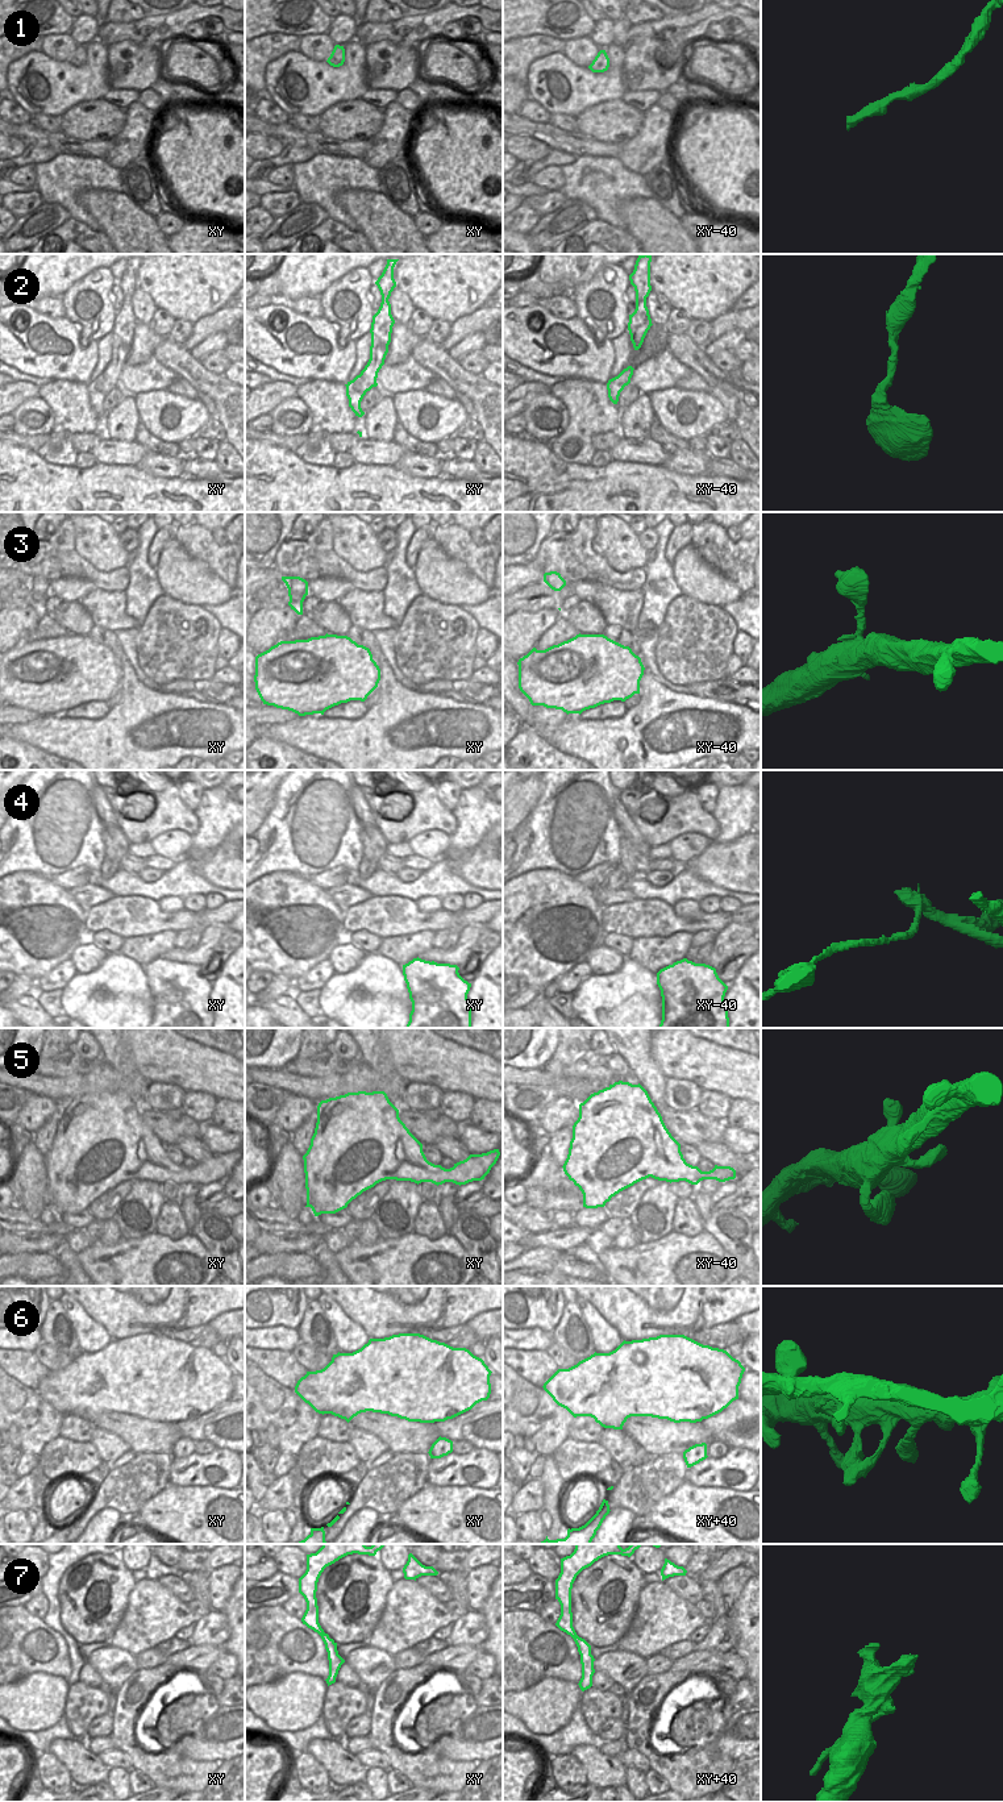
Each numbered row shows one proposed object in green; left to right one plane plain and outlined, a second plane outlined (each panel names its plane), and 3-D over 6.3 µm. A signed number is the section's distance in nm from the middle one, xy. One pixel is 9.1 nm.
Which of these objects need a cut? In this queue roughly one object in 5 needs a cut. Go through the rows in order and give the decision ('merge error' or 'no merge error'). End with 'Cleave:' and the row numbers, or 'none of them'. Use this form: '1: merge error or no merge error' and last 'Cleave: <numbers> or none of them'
1: no merge error
2: no merge error
3: no merge error
4: merge error
5: no merge error
6: no merge error
7: no merge error
Cleave: 4

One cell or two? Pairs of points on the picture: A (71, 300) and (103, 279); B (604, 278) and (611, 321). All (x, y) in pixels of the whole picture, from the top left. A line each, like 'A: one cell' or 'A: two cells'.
A: one cell
B: one cell

